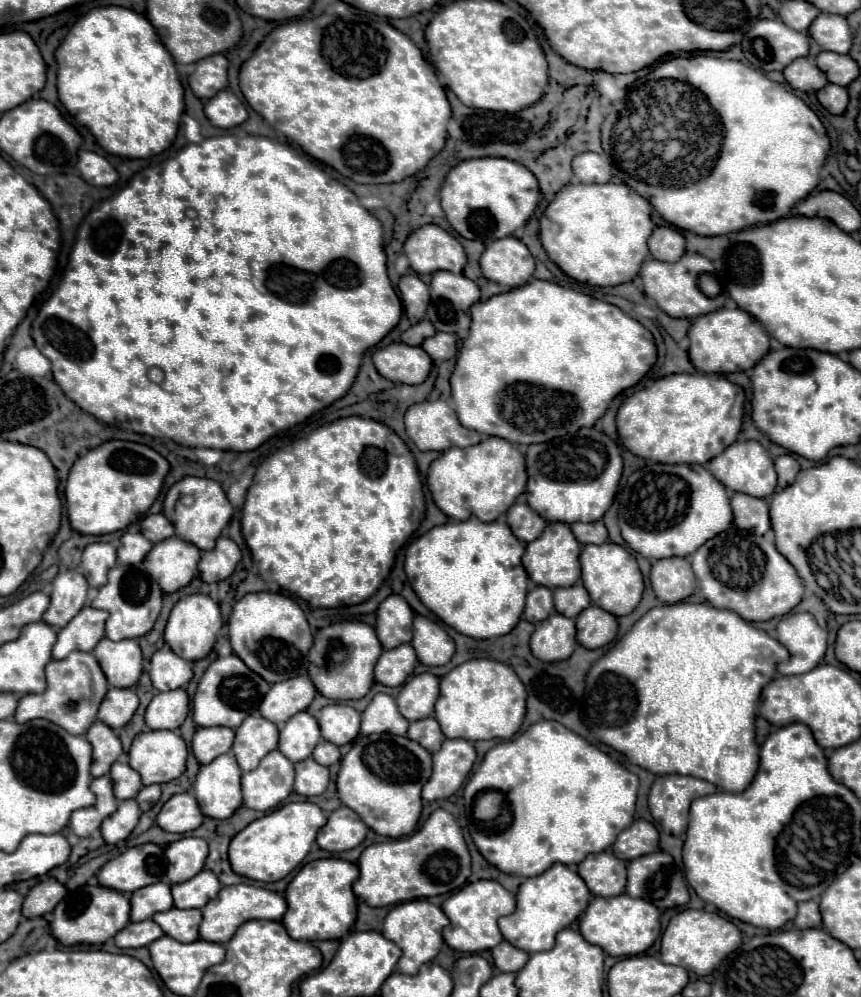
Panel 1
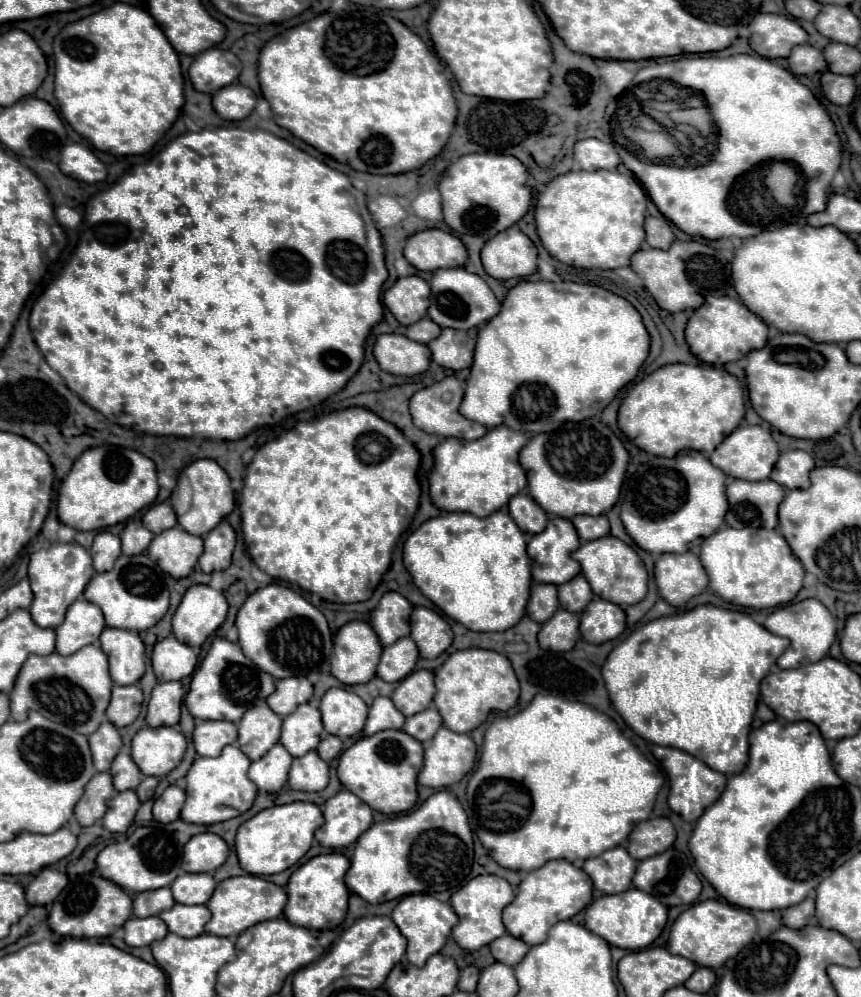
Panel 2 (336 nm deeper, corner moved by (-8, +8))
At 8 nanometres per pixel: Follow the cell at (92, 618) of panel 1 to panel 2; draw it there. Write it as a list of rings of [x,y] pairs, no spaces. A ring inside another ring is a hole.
[[[78,598],[68,608],[62,626],[56,628],[56,652],[70,656],[88,644],[96,644],[104,628],[102,610],[96,604]]]

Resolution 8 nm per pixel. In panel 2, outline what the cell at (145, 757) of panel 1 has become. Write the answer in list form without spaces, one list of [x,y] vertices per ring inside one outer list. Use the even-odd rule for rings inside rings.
[[[144,726],[132,738],[132,760],[144,776],[166,776],[186,752],[186,738],[172,726]]]

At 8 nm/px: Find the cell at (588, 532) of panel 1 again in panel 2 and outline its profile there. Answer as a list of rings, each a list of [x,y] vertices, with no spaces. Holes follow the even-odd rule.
[[[576,516],[576,518],[572,518],[572,524],[576,526],[576,530],[584,542],[610,534],[610,524],[608,524],[606,516]]]

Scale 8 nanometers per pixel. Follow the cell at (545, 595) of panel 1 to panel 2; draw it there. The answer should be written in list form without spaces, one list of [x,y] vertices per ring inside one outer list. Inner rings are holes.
[[[532,584],[526,612],[536,622],[546,622],[558,610],[558,590],[554,584]]]

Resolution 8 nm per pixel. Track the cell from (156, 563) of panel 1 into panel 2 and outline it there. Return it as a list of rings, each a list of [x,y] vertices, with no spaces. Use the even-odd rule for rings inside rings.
[[[180,526],[154,536],[148,546],[152,562],[156,562],[172,578],[186,578],[194,570],[202,552],[202,538],[188,534]]]

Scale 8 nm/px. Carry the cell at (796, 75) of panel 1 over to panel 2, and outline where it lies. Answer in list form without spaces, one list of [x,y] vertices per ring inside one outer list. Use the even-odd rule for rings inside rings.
[[[810,44],[796,46],[788,58],[790,72],[796,76],[814,76],[826,70],[826,62],[820,50],[812,48]]]

